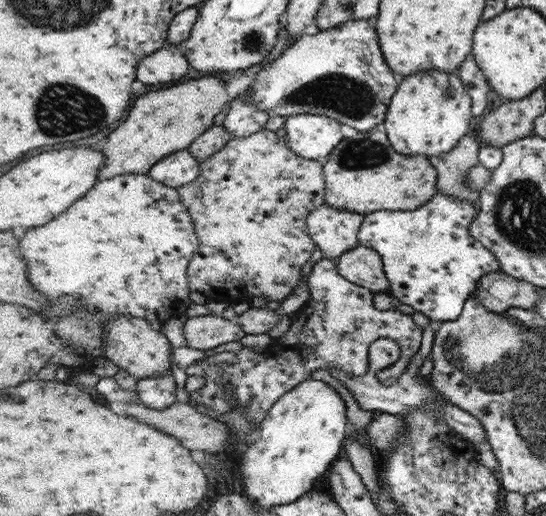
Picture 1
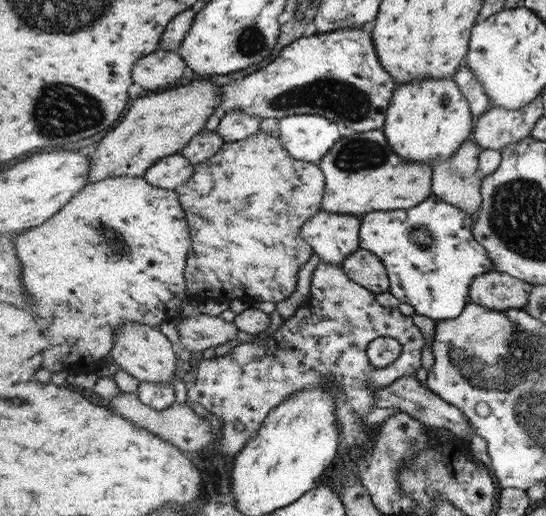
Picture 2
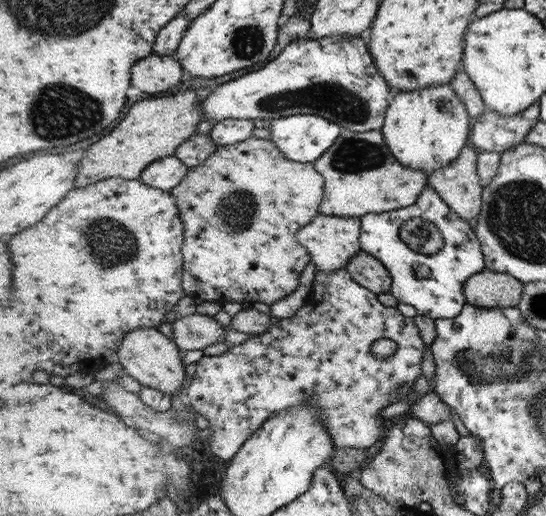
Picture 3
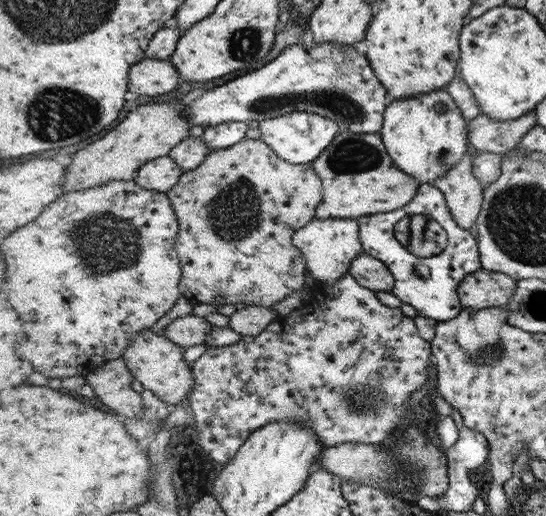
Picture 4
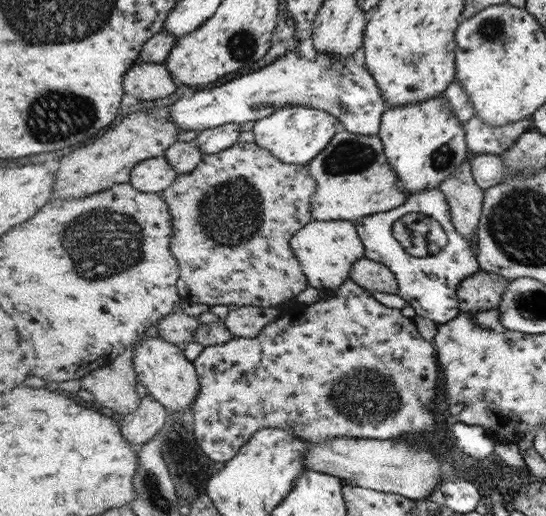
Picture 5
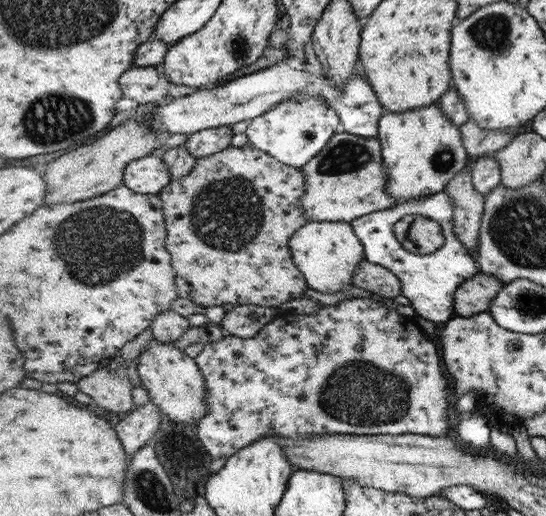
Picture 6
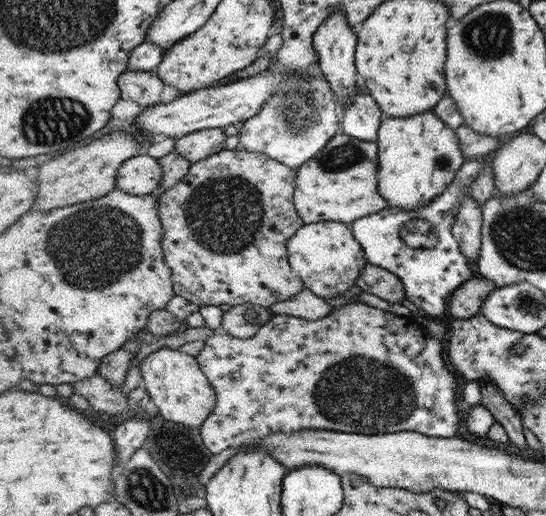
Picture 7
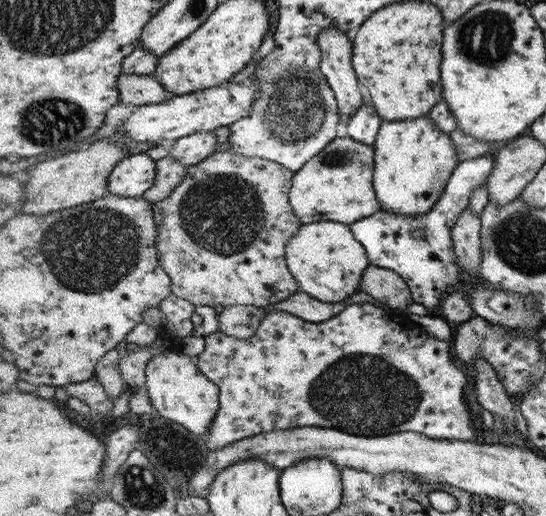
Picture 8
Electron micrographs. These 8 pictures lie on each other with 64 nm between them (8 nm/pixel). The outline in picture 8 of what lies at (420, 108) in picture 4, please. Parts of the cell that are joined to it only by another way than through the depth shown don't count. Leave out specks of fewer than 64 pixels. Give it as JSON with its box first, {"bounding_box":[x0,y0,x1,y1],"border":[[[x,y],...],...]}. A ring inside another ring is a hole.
{"bounding_box":[373,115,460,216],"border":[[[429,115],[394,122],[384,121],[373,146],[376,196],[382,211],[400,216],[426,214],[438,202],[446,190],[452,171],[460,164],[450,134],[436,128]]]}

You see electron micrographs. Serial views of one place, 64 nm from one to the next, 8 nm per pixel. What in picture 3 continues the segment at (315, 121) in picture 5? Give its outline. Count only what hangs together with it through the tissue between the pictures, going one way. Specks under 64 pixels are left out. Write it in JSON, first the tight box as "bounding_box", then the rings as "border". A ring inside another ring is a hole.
{"bounding_box":[268,113,343,163],"border":[[[298,113],[271,120],[268,130],[270,140],[288,160],[313,163],[335,143],[343,128],[322,116]]]}

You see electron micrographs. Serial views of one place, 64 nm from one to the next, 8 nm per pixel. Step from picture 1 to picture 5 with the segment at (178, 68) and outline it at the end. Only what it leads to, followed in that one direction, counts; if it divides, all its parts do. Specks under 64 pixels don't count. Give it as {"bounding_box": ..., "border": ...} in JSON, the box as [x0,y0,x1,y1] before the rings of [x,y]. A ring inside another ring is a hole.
{"bounding_box":[124,61,180,100],"border":[[[140,61],[127,73],[124,86],[127,94],[134,95],[139,100],[168,98],[180,86],[171,73],[167,63]]]}

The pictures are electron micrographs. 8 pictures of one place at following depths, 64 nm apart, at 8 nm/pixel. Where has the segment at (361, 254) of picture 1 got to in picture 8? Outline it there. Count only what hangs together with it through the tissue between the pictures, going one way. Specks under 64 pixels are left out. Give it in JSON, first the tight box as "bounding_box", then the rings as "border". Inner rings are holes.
{"bounding_box":[360,265,415,313],"border":[[[371,265],[364,272],[360,290],[378,300],[390,310],[406,313],[415,302],[411,288],[399,273]]]}

